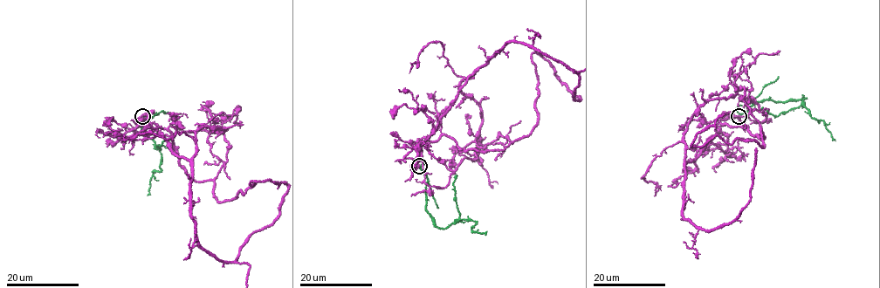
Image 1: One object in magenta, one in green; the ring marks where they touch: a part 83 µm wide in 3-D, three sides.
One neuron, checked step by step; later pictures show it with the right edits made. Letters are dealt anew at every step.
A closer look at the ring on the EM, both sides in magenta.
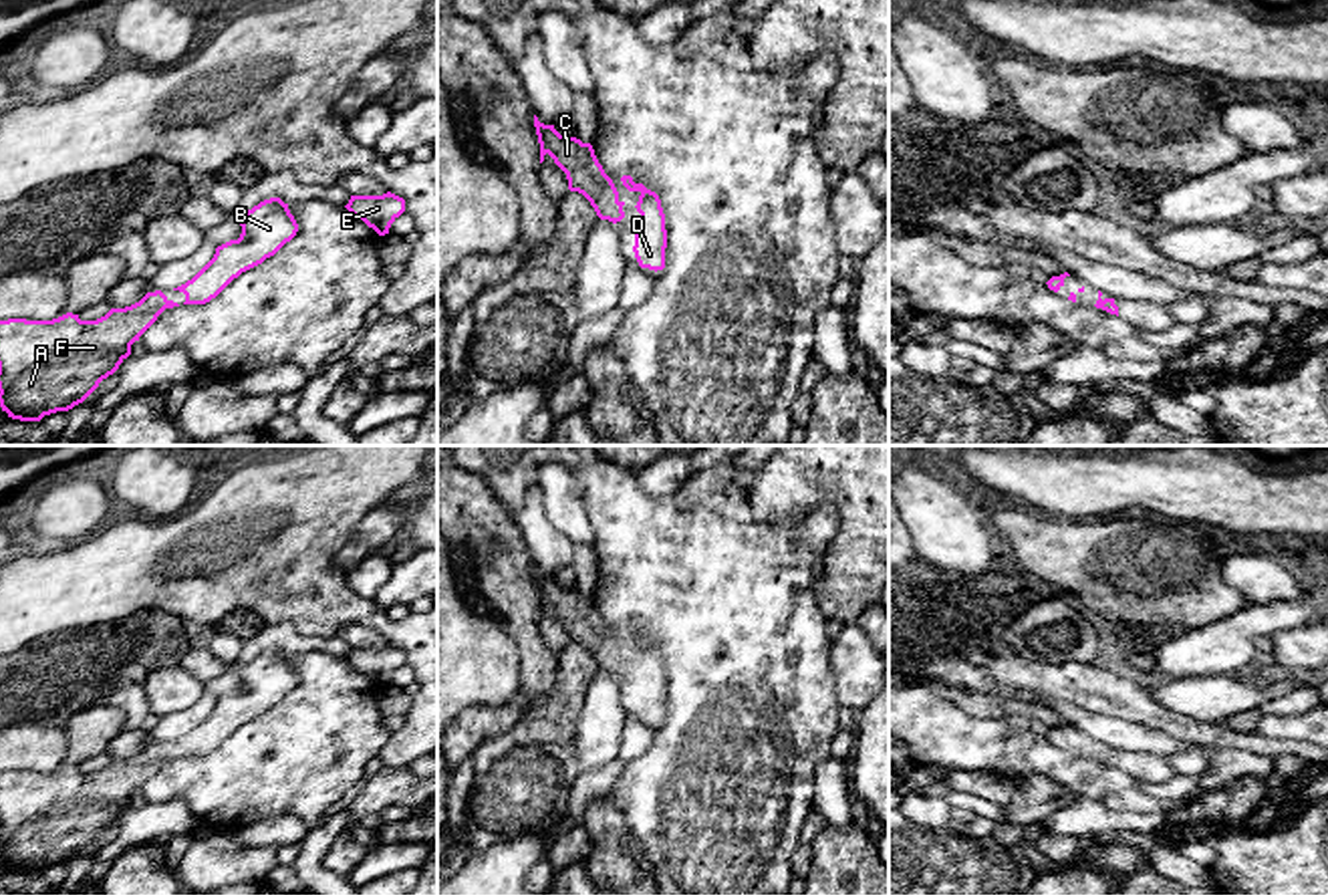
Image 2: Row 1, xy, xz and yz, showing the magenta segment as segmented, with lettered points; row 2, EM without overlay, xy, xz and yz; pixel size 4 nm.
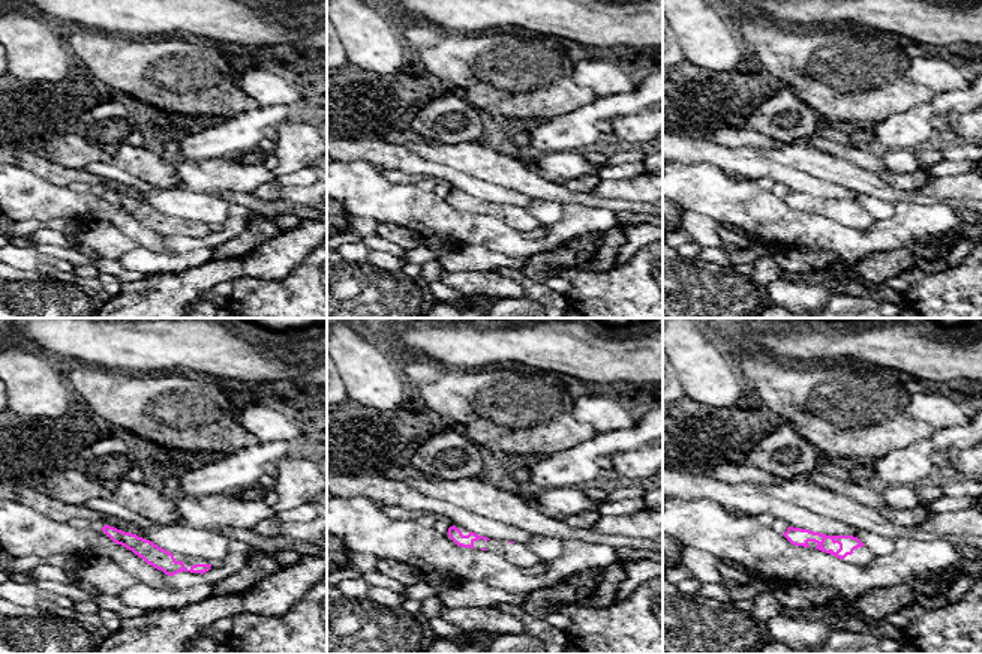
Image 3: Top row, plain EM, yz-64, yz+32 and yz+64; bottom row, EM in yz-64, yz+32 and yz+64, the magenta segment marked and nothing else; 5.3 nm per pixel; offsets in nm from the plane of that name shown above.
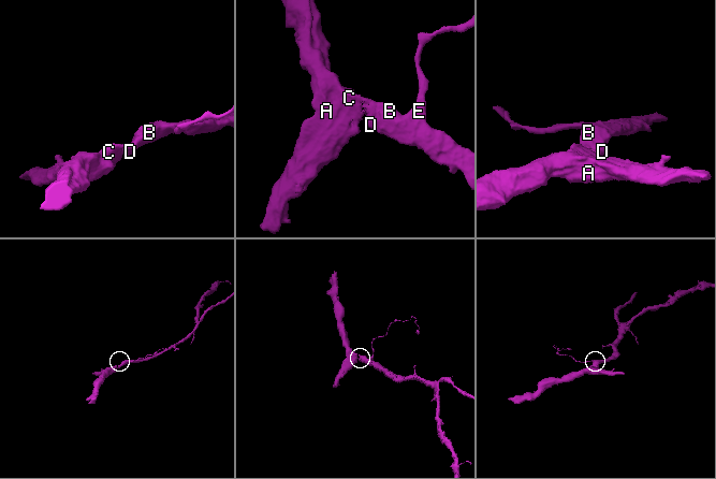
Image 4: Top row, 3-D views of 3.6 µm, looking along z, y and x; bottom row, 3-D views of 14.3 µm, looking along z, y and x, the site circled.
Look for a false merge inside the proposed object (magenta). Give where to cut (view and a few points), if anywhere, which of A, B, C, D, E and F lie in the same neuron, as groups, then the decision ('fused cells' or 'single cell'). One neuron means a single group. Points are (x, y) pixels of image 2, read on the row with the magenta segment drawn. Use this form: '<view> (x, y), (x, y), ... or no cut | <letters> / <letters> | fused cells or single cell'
no cut | A B C D E F | single cell

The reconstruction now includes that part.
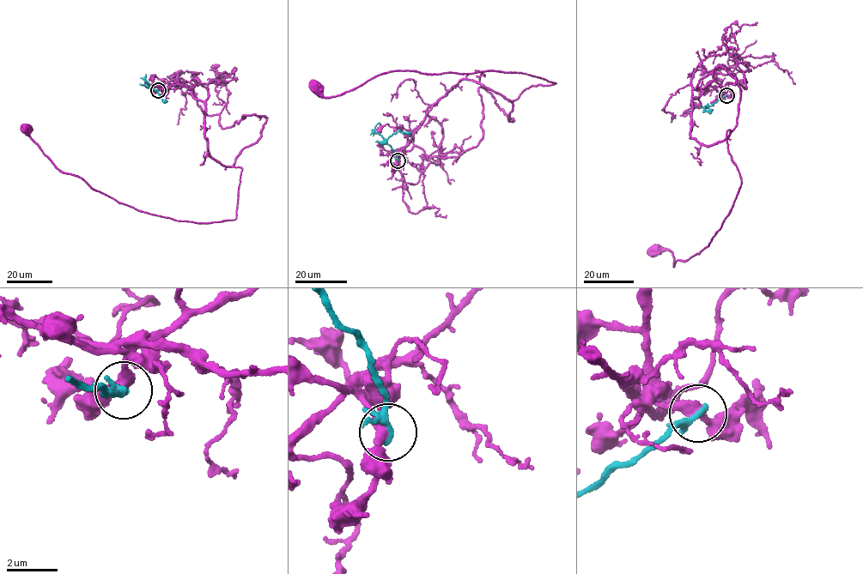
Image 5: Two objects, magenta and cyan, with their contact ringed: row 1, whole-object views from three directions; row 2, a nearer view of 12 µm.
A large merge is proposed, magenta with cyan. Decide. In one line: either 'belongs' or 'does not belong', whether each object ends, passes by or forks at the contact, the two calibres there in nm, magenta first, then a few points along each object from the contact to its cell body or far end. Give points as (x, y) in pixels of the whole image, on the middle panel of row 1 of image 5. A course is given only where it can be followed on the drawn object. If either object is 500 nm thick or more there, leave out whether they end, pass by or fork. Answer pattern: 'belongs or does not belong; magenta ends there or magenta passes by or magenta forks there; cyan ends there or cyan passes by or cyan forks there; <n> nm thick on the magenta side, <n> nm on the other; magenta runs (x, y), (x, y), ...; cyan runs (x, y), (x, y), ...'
does not belong; magenta passes by; cyan forks there; 360 nm thick on the magenta side, 170 nm on the other; magenta runs (398, 160), (464, 78), (512, 101), (556, 82), (399, 69), (337, 96), (316, 87); cyan runs (398, 160), (394, 150), (387, 142), (388, 138), (398, 131), (410, 133)

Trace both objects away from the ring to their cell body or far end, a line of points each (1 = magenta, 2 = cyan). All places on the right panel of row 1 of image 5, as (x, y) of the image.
1: (726, 94), (708, 83), (692, 100), (690, 136), (729, 129), (728, 215), (685, 262), (655, 250)
2: (726, 94), (703, 107), (704, 110), (711, 110)

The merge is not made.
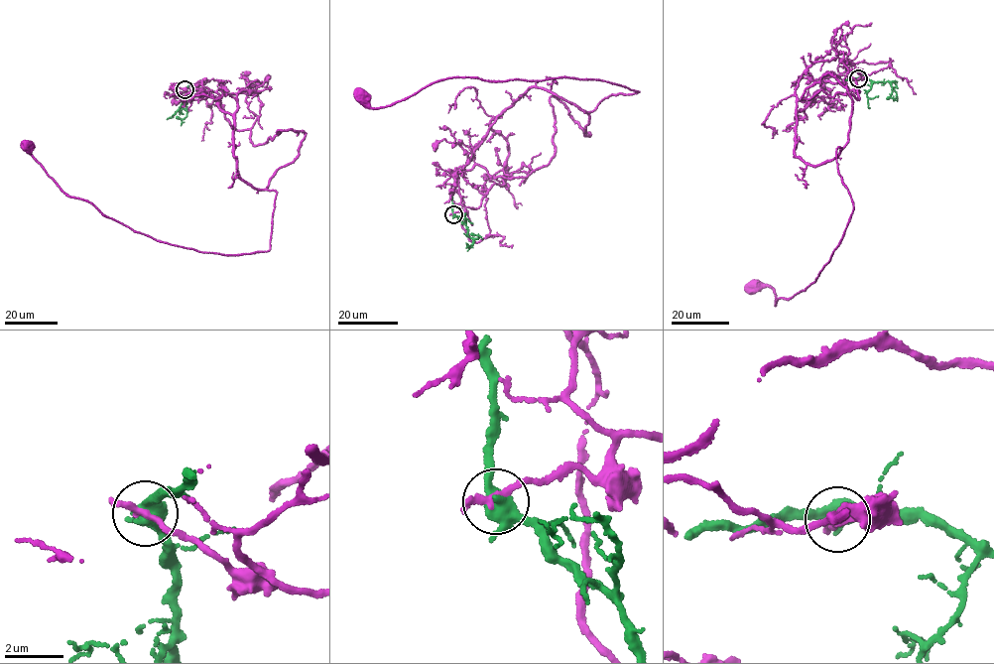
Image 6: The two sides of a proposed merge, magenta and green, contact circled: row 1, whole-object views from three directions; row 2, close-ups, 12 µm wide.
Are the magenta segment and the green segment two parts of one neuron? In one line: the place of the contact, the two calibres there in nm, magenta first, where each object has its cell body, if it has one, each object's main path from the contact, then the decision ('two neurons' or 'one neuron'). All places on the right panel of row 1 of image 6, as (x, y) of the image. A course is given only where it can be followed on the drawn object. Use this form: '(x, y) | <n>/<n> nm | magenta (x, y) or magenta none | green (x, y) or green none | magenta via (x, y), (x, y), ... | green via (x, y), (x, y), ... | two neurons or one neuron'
(858, 78) | 220/440 nm | magenta (753, 286) | green none | magenta via (858, 79), (826, 75), (797, 113), (795, 155), (839, 147), (838, 246), (789, 300), (754, 287) | green via (858, 79), (895, 82), (894, 101) | one neuron

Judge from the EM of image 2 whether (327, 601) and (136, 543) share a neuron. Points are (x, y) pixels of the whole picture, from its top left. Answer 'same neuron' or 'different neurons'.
same neuron

